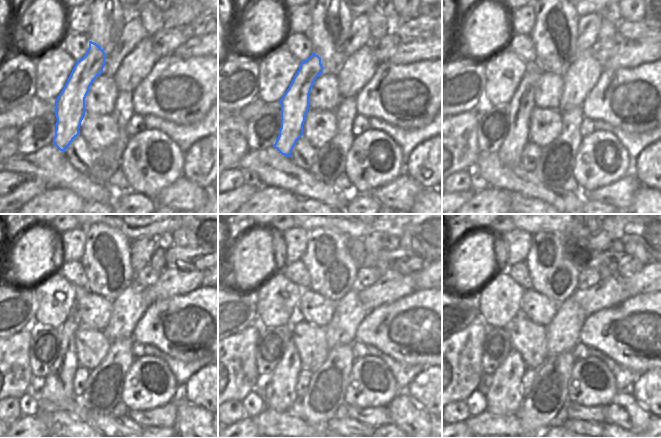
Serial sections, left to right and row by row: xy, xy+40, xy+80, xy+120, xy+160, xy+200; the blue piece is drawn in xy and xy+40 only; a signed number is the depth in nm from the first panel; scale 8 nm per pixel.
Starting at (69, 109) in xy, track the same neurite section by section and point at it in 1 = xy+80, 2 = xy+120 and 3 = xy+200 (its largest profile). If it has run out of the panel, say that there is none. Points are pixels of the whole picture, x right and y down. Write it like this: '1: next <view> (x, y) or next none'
1: next xy+80 (520, 106)
2: next xy+120 (58, 385)
3: next xy+200 (503, 396)

